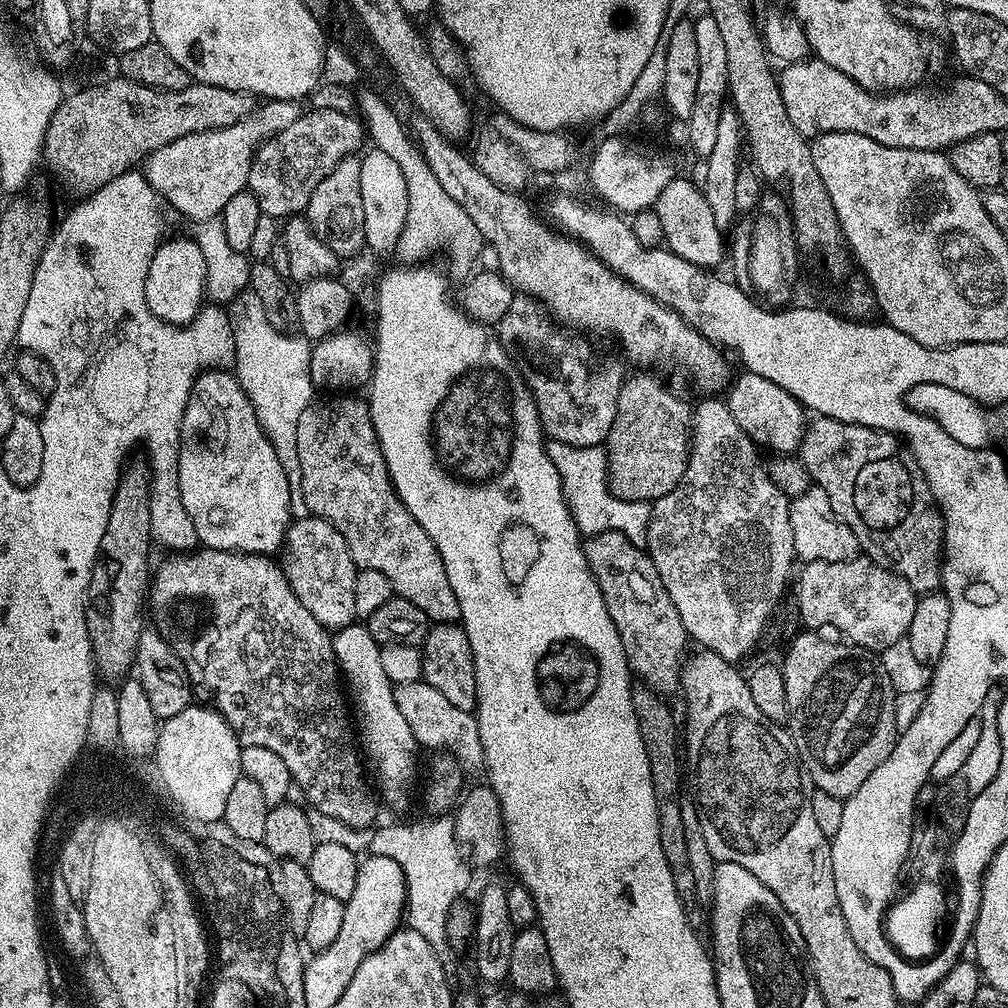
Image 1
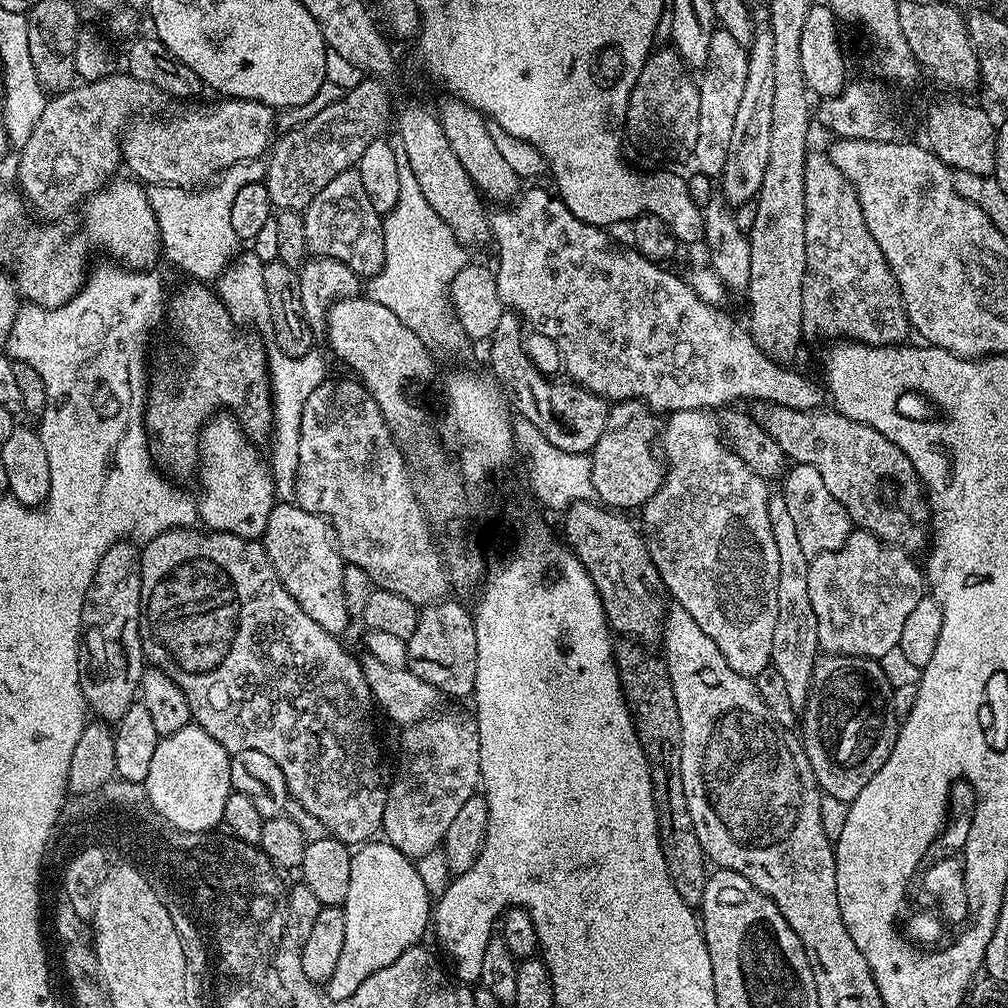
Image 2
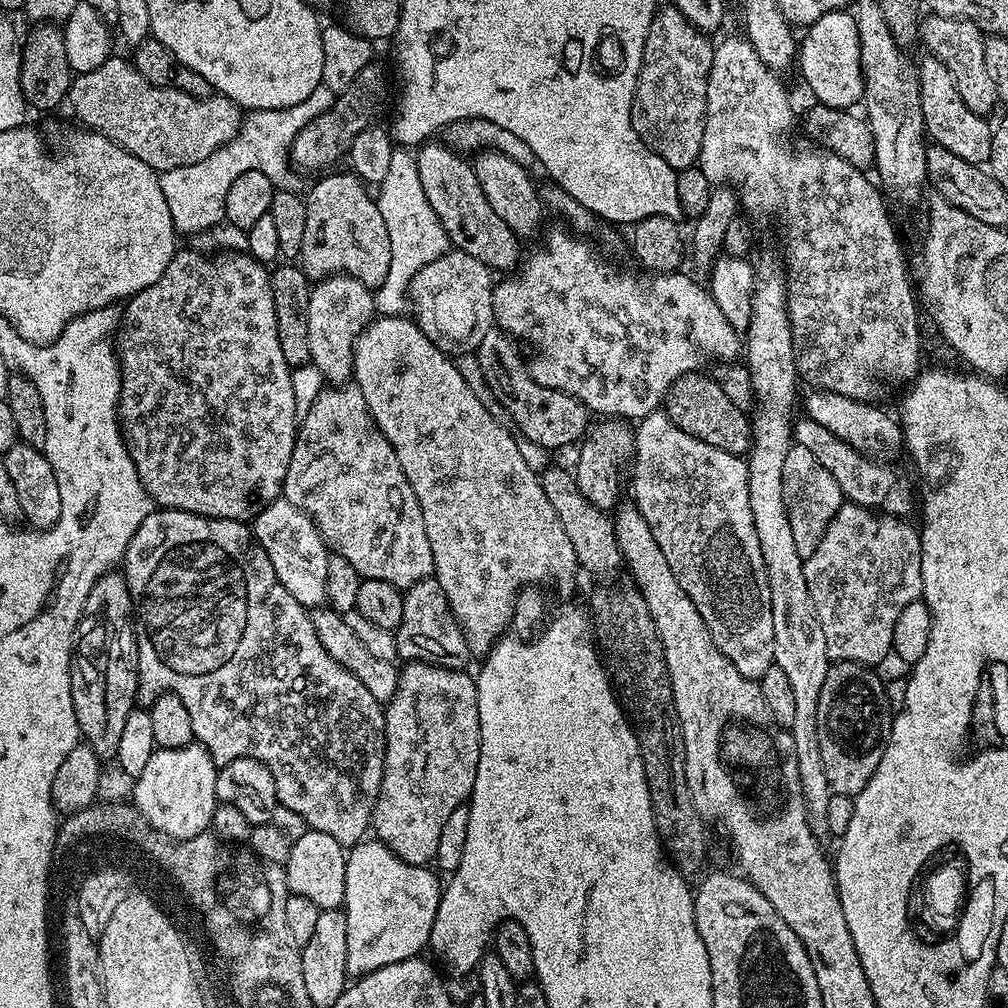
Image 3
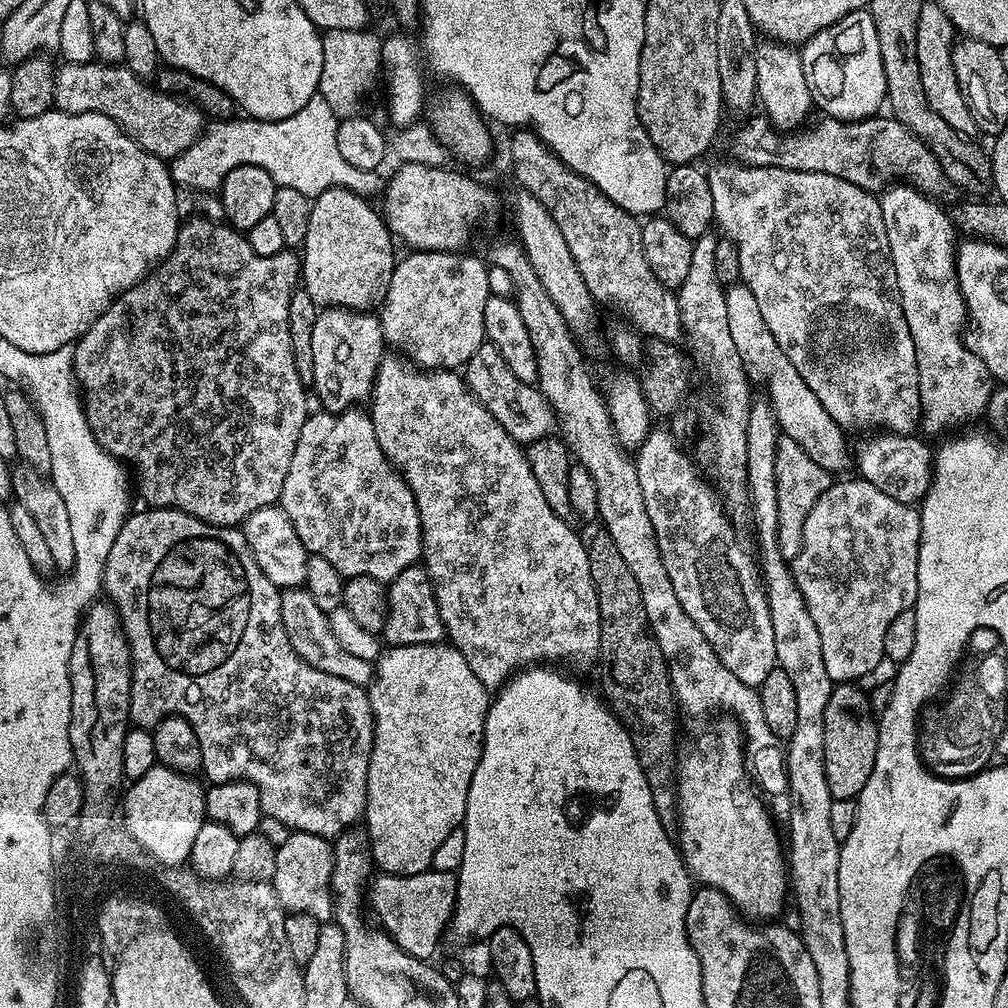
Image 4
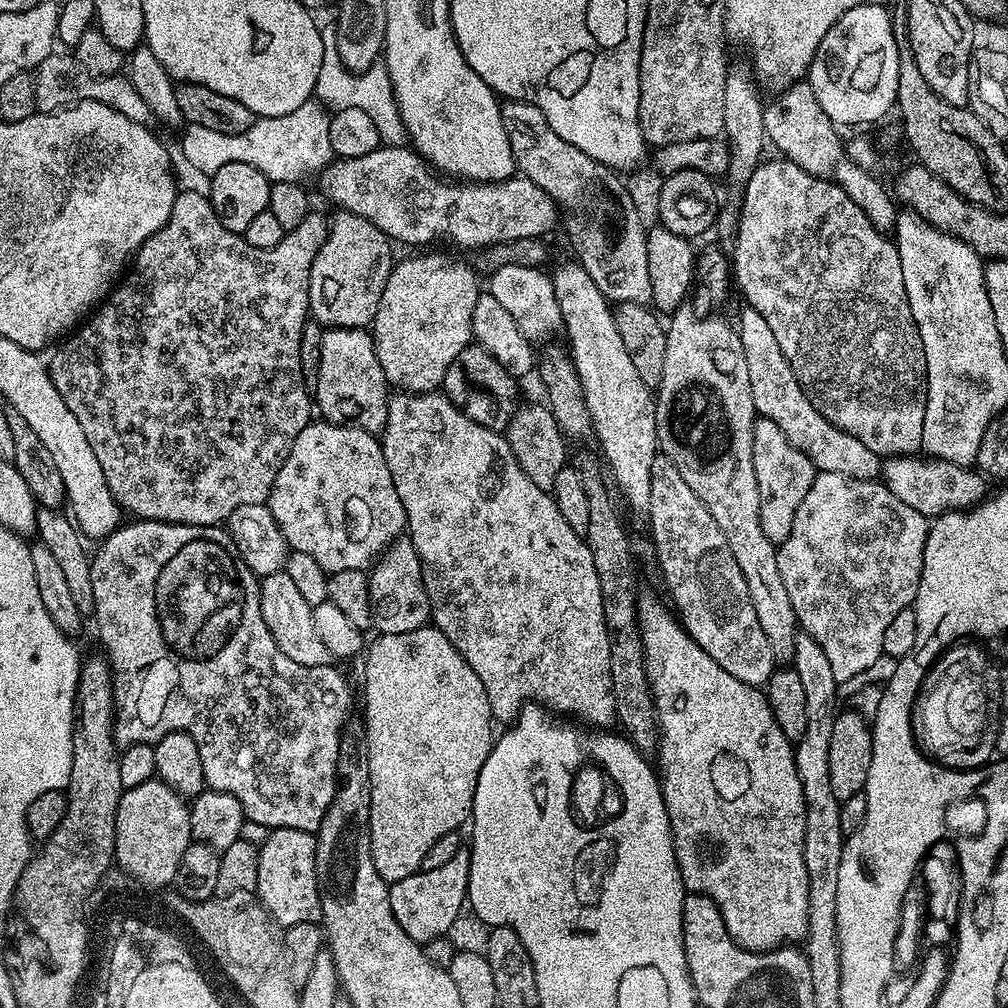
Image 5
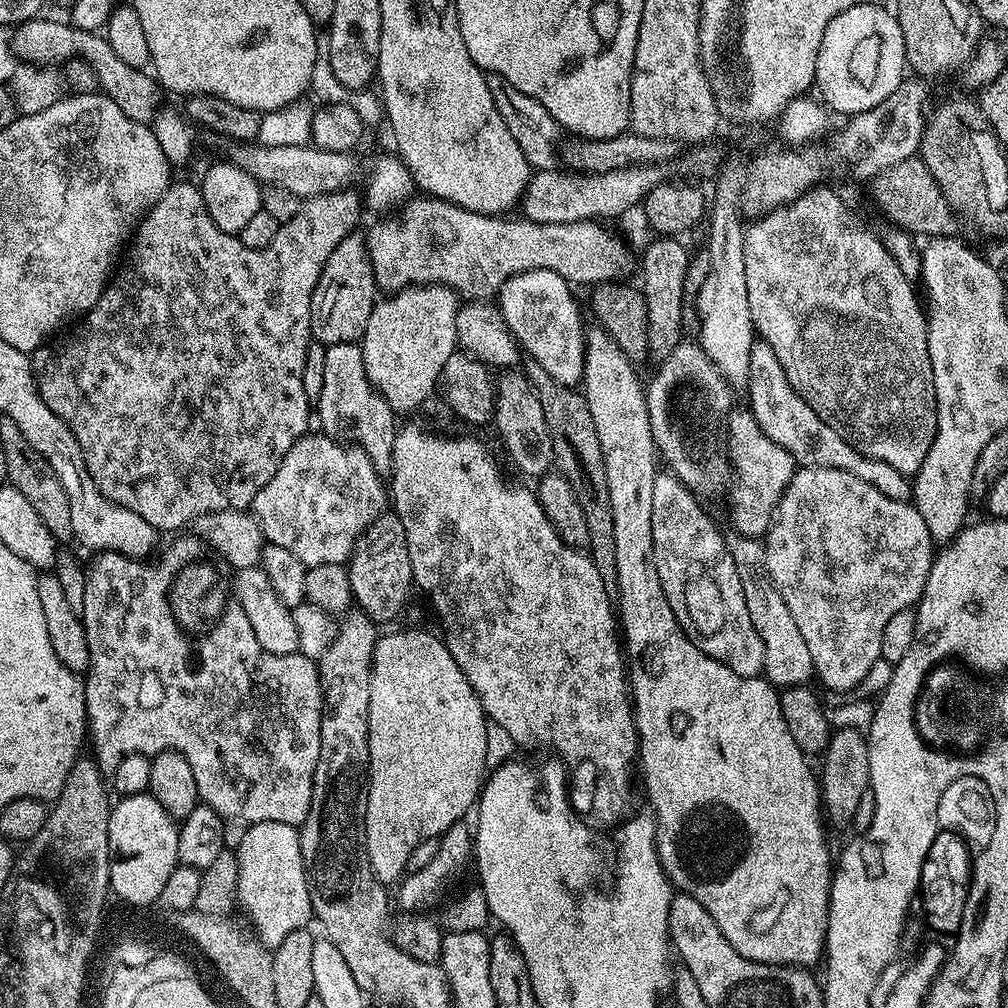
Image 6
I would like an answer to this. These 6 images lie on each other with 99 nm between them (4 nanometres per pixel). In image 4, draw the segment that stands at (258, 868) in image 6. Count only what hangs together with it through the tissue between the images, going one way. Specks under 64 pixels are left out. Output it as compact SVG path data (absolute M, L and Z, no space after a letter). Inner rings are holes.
M292 832L286 842L276 849L276 869L271 885L285 913L310 914L315 920L328 922L332 915L332 844L318 834Z

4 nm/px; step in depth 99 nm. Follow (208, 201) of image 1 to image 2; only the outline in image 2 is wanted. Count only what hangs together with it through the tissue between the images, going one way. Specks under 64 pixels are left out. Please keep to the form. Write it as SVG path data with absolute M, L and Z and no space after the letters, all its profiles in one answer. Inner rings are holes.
M224 98L219 102L221 104L208 104L205 108L192 108L189 112L180 112L169 120L137 119L122 136L123 167L128 167L133 172L129 173L145 185L169 184L175 188L195 189L197 186L207 185L230 166L240 164L244 160L261 159L273 143L272 131L277 131L278 128L277 113L268 104L257 100Z

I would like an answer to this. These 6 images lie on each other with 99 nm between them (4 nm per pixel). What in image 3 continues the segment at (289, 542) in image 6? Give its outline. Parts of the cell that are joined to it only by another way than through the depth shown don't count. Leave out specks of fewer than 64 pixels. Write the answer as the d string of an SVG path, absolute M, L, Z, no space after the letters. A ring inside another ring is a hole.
M349 382L343 386L325 387L324 391L318 394L318 398L314 398L314 406L310 406L308 413L299 421L296 429L294 454L290 454L290 470L286 470L282 496L283 499L298 506L298 510L302 510L309 516L318 530L318 534L324 539L329 553L346 558L346 562L350 562L350 566L354 566L354 570L358 570L358 574L363 579L390 582L390 586L406 590L433 575L434 554L430 554L430 538L426 538L426 522L422 522L422 510L418 506L418 498L414 494L410 482L406 482L406 474L402 474L402 466L398 462L396 451L392 449L390 442L382 434L382 430L378 430L378 426L372 420L370 410L366 406L366 398L362 398L362 390L356 387L355 383Z

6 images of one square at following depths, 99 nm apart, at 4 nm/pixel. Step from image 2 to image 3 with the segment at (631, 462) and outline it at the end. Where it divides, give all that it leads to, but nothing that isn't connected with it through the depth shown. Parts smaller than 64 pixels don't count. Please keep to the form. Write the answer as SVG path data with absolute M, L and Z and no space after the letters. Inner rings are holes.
M604 418L596 423L589 427L584 439L579 441L580 453L576 456L574 475L578 490L582 498L586 498L586 502L605 510L612 510L621 503L620 471L623 468L625 471L626 465L633 459L636 438L633 429L623 419Z

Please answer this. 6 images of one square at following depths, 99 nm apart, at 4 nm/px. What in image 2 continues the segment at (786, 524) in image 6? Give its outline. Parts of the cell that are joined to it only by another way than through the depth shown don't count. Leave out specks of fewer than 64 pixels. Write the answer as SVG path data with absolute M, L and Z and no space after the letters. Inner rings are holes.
M863 530L851 531L844 545L838 550L811 557L806 578L806 590L810 590L810 606L814 606L814 618L818 622L818 642L825 653L834 656L869 656L871 660L879 660L882 654L900 647L902 625L905 624L908 615L914 611L914 606L918 606L918 602L926 594L925 573L922 571L921 565L919 568L912 559L913 557L903 548L898 548L895 544L887 544L886 541L879 540L874 534Z

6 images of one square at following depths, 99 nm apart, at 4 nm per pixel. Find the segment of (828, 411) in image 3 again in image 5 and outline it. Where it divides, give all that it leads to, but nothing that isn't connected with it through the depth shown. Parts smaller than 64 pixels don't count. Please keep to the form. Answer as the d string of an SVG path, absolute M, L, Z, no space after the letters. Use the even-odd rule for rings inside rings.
M920 454L889 456L882 464L882 483L890 490L890 494L894 494L894 498L901 502L906 502L906 506L918 510L918 514L929 518L939 518L949 510L967 510L973 507L985 495L979 479L981 477L971 467L925 458Z

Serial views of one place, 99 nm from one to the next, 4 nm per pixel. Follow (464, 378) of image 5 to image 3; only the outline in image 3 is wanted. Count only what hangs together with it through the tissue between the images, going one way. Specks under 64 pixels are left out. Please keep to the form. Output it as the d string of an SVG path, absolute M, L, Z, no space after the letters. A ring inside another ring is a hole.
M499 328L486 330L482 342L478 342L475 358L482 368L482 378L494 394L494 398L504 408L507 419L516 423L515 431L523 439L534 442L545 450L568 448L584 439L590 427L590 413L579 400L565 392L555 392L552 388L543 388L541 384L529 382L520 372L516 372L520 360L516 357L517 345Z

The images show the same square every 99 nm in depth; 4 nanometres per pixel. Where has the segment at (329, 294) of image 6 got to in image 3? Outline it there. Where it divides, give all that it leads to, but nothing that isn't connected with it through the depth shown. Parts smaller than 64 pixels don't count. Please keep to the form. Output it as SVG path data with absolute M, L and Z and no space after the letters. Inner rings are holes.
M348 170L335 172L321 175L304 200L306 230L302 230L298 267L312 282L327 276L353 276L375 290L390 274L390 234L386 234L386 222L382 222L373 193L359 176Z

